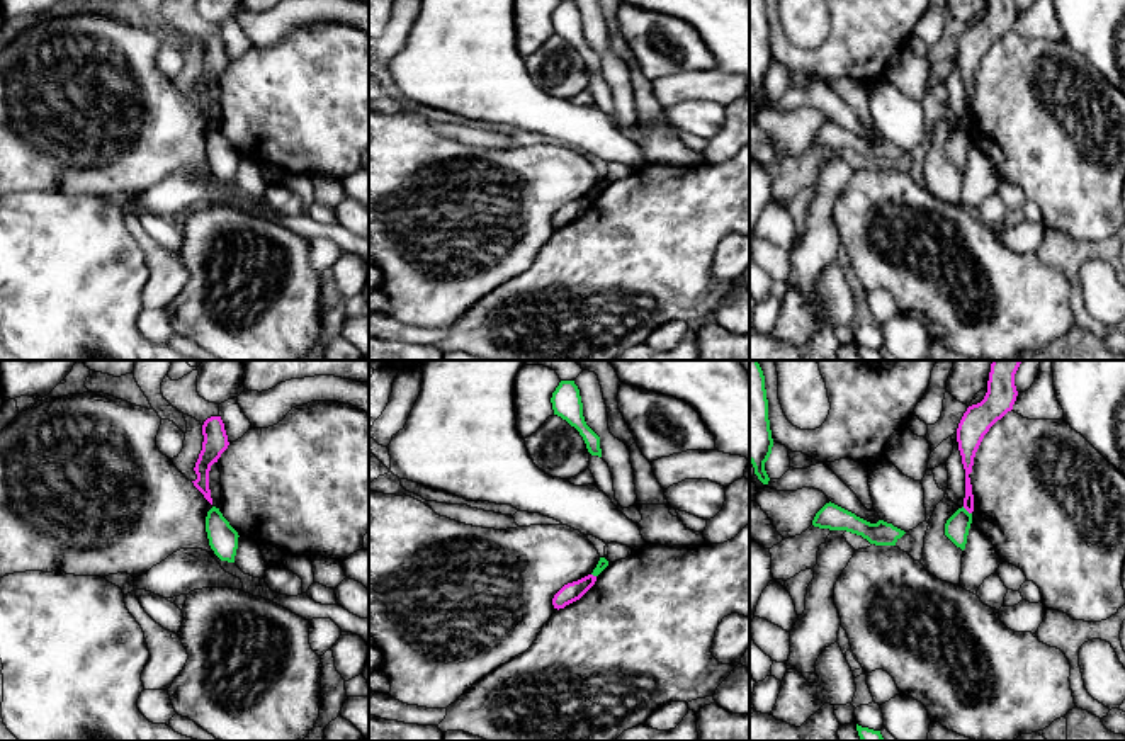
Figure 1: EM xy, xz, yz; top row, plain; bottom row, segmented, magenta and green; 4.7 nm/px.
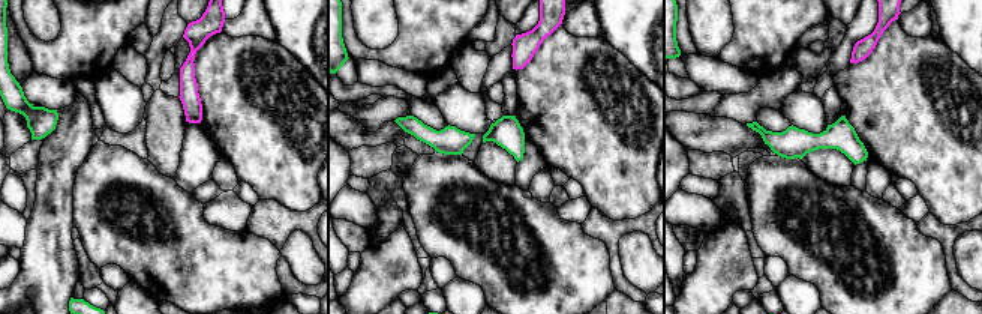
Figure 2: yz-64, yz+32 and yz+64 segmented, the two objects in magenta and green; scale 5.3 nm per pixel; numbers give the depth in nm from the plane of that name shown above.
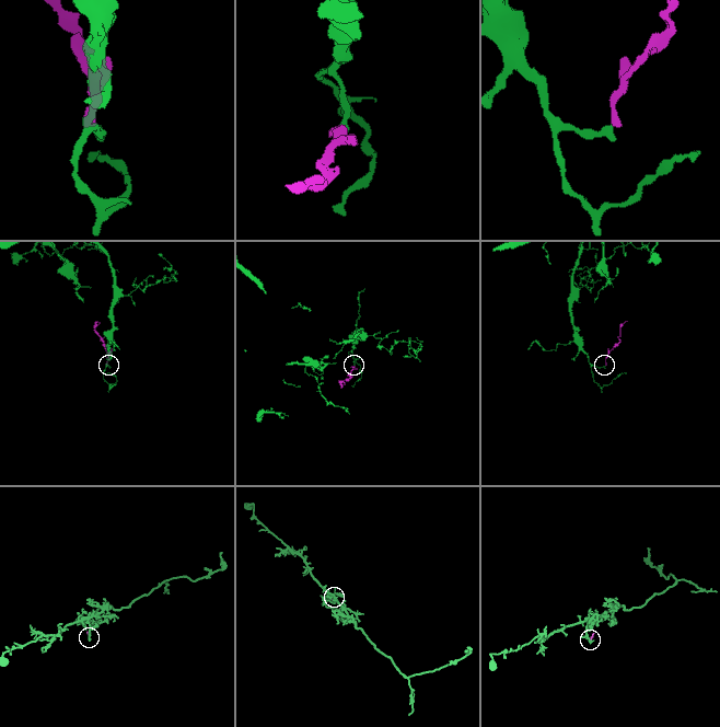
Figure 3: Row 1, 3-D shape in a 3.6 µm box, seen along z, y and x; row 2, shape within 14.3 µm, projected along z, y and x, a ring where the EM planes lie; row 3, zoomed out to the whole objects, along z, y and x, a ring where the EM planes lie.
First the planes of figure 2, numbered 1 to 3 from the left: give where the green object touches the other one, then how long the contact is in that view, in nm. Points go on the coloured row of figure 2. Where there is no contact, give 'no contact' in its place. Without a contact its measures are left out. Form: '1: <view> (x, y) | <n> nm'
1: no contact
2: no contact
3: no contact

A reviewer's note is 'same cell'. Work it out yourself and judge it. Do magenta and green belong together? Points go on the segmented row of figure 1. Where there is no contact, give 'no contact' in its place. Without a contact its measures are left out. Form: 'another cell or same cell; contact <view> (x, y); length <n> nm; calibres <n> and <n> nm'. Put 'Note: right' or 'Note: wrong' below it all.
another cell; contact yz (967, 510); length 60 nm; calibres 60 and 110 nm
Note: wrong

